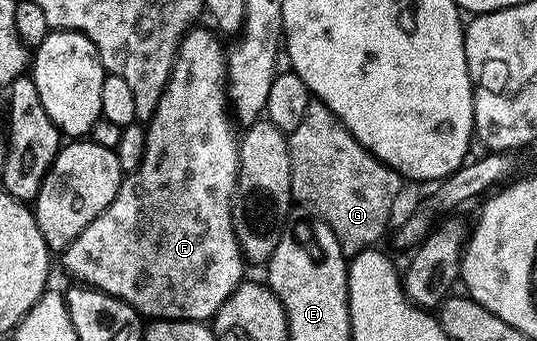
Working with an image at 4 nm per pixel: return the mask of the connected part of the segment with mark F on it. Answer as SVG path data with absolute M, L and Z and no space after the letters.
M190 28L189 32L181 38L181 46L177 48L177 60L174 61L173 69L169 73L169 82L165 84L163 95L145 130L147 147L139 167L122 180L119 191L107 207L107 211L103 211L94 221L87 223L87 227L83 227L81 234L60 254L61 261L65 264L66 271L73 276L74 282L90 285L92 289L98 289L107 295L123 299L145 319L208 322L217 314L219 307L223 307L225 300L233 294L233 290L238 285L242 284L243 278L246 276L244 273L247 262L241 255L241 247L237 244L237 232L233 226L233 205L237 191L237 172L241 166L239 163L241 147L238 134L236 132L233 134L233 121L229 118L228 99L230 100L230 98L226 93L227 49L221 46L220 39L222 40L222 38L212 28L209 28L210 30L197 28Z

